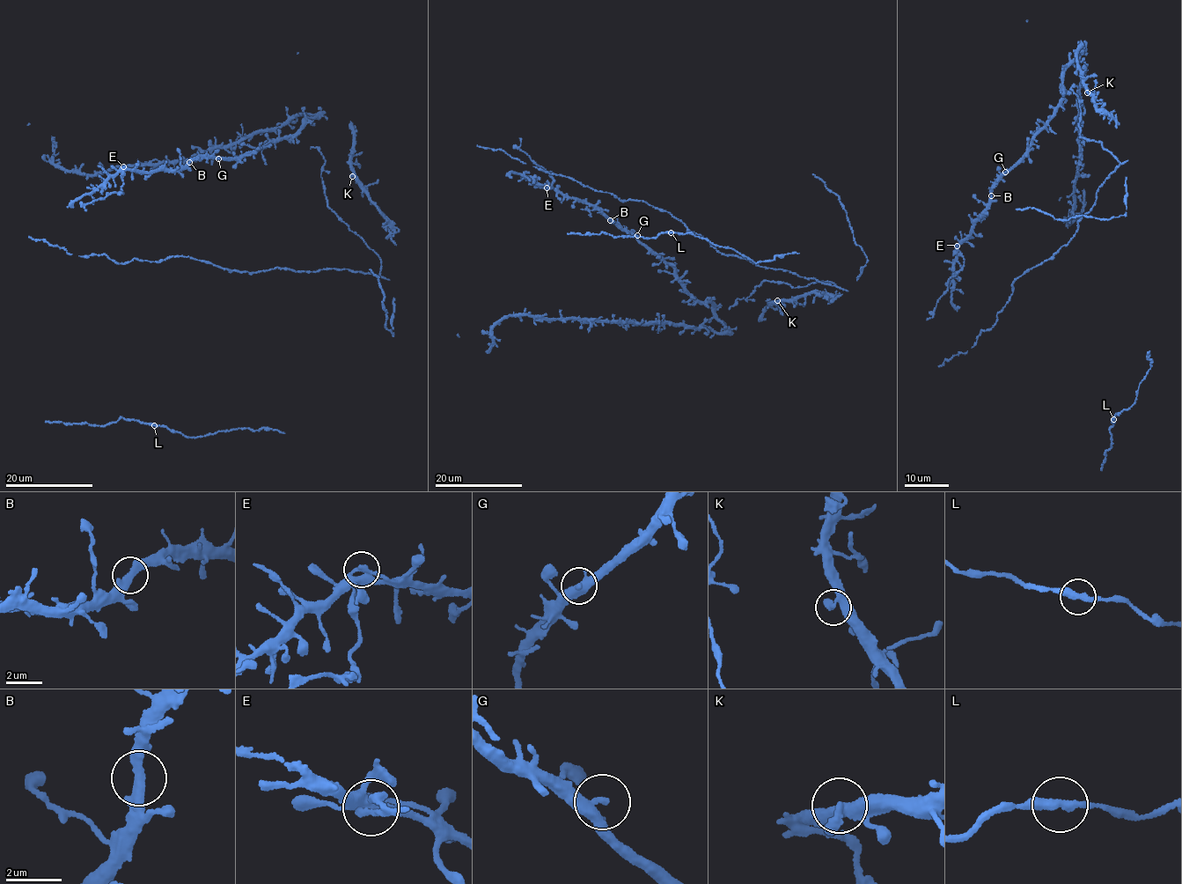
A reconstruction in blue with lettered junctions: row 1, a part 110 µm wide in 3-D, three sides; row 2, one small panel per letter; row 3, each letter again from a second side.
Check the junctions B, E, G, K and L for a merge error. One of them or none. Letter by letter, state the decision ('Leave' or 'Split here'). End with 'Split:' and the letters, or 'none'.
B: Leave
E: Split here
G: Leave
K: Leave
L: Leave
Split: E

